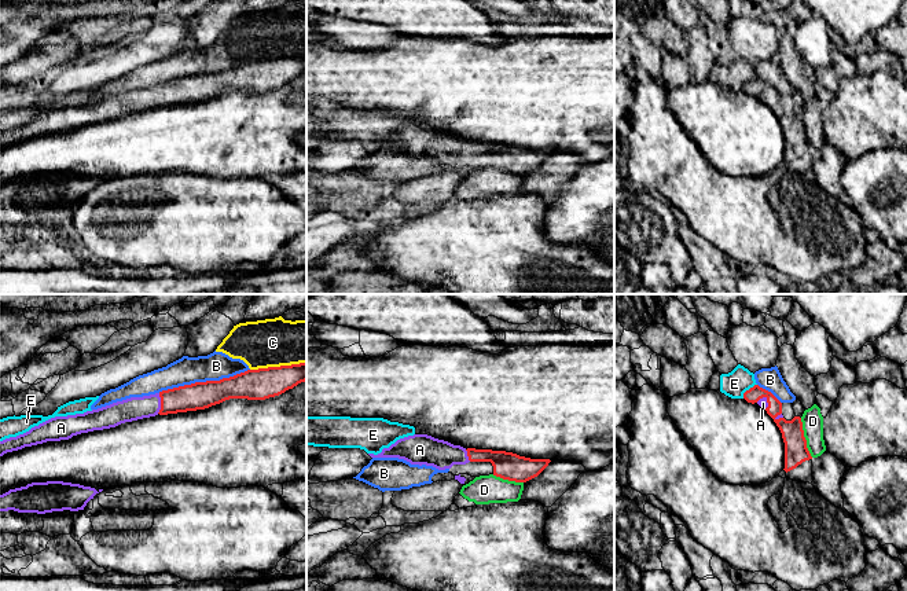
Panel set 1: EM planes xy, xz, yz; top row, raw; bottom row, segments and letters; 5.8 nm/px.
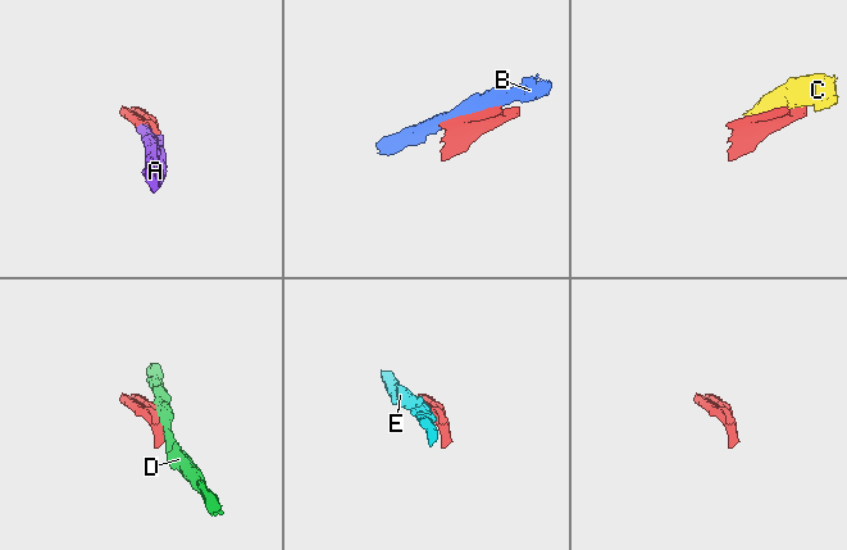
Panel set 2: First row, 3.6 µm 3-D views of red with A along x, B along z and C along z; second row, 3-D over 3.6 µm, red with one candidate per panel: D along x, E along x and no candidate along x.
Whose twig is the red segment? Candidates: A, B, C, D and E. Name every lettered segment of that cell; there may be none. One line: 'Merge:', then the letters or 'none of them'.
Merge: A

